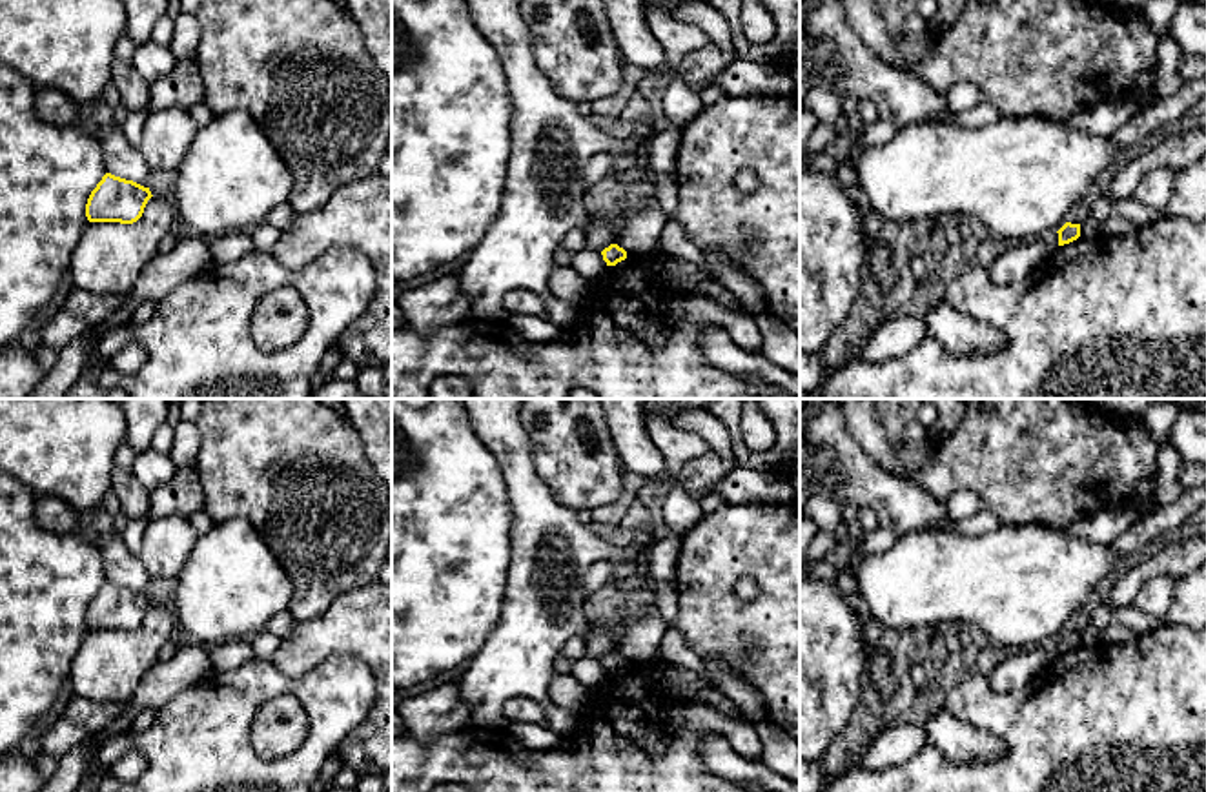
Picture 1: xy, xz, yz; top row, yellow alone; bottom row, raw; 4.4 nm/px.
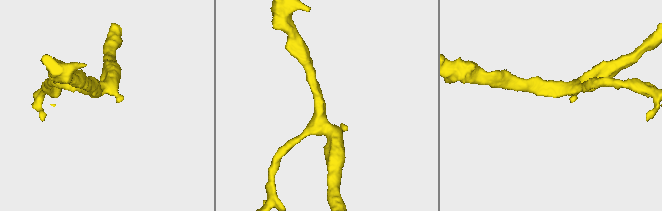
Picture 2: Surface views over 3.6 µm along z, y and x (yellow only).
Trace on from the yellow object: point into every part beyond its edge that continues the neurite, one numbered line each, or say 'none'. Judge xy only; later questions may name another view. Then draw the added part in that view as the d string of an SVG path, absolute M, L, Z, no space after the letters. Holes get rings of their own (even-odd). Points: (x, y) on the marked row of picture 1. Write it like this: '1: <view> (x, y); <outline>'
none

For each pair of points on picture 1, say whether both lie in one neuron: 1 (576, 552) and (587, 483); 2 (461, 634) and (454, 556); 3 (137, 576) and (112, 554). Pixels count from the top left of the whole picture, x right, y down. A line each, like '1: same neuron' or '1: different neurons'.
1: different neurons
2: same neuron
3: same neuron

